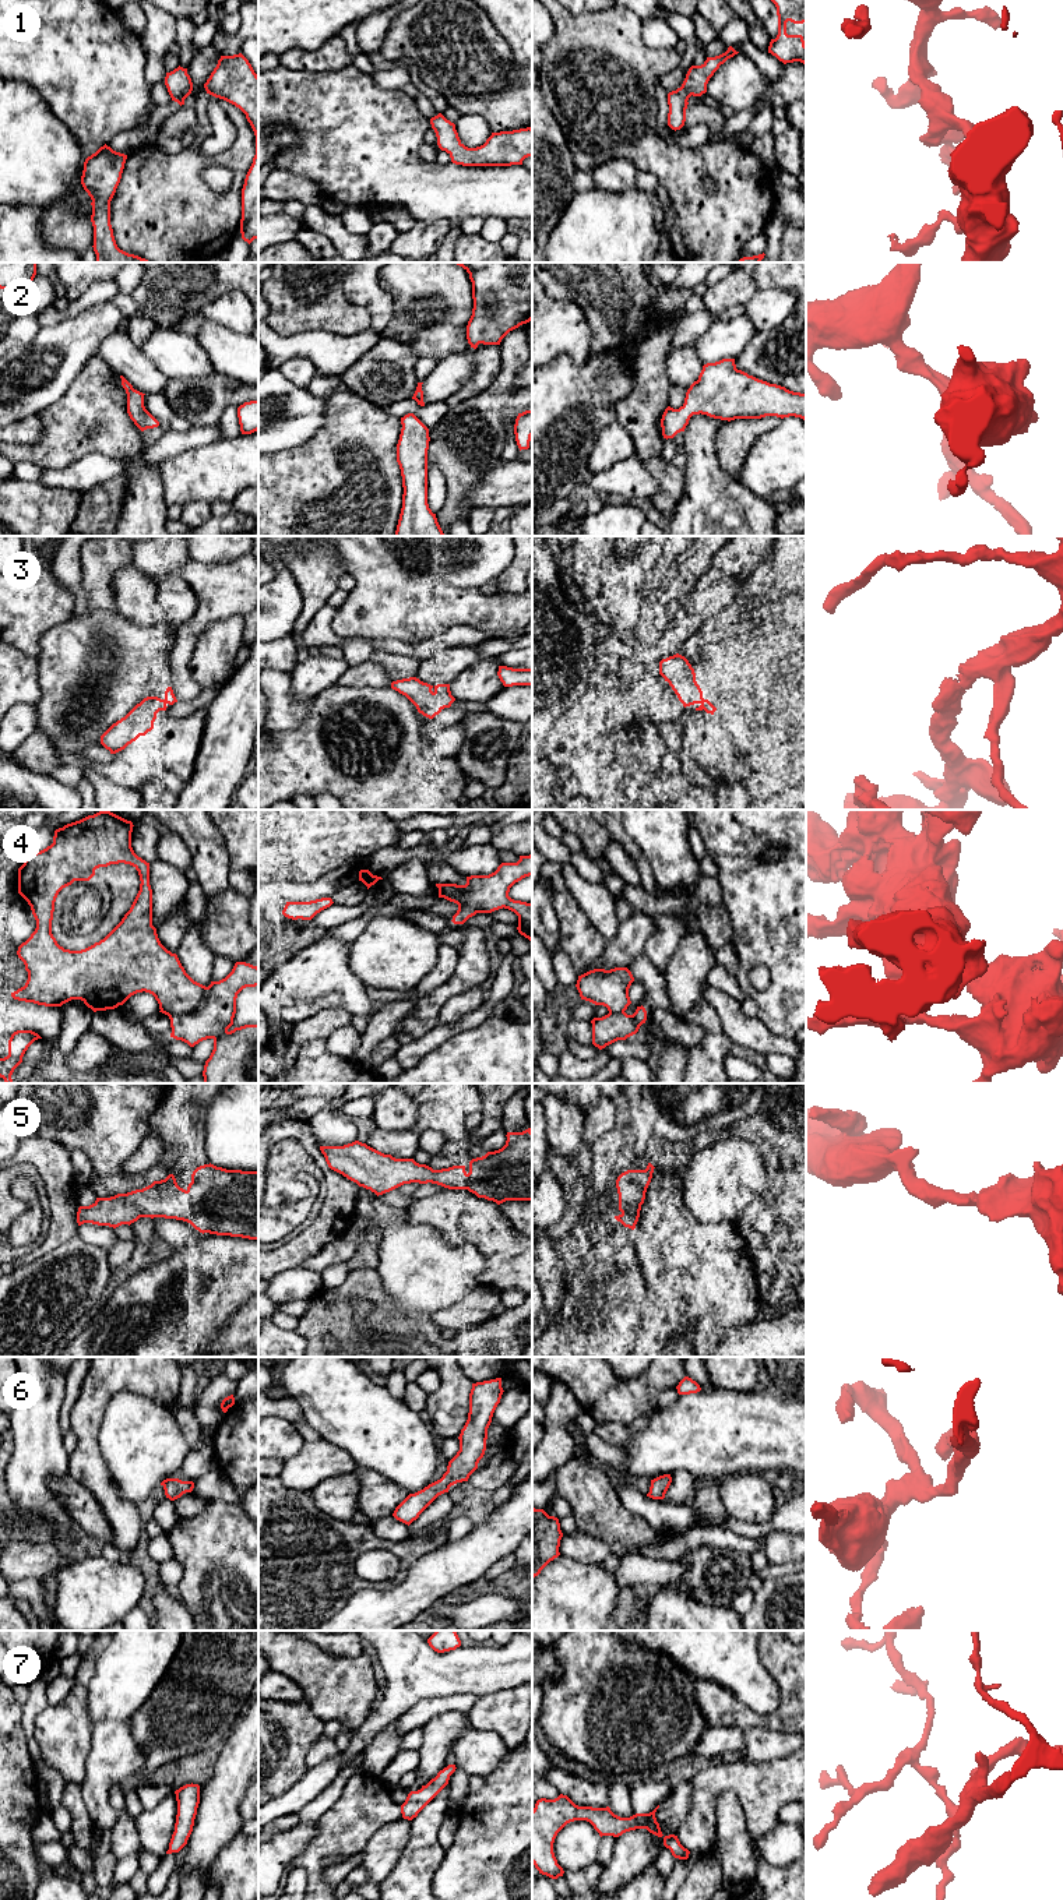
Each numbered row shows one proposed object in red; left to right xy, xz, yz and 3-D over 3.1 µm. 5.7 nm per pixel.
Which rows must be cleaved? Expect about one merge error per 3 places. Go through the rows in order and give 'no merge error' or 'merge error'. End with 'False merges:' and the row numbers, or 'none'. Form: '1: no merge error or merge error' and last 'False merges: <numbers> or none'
1: no merge error
2: no merge error
3: no merge error
4: merge error
5: no merge error
6: no merge error
7: no merge error
False merges: 4

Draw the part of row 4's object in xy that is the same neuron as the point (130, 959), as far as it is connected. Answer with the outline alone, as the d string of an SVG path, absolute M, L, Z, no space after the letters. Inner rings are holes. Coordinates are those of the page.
M99 811L54 831L53 843L32 853L18 868L18 893L31 906L36 928L18 947L28 980L11 993L18 1001L45 1007L61 1007L81 1000L94 1012L115 1009L137 993L149 993L159 1004L159 1012L172 1016L194 1011L205 998L207 987L194 981L182 966L176 953L159 941L152 926L152 889L149 863L138 857L131 847L133 822L110 811ZM130 864L140 875L140 891L122 921L99 942L70 951L60 947L52 934L54 902L59 892L74 881L89 881L99 867Z

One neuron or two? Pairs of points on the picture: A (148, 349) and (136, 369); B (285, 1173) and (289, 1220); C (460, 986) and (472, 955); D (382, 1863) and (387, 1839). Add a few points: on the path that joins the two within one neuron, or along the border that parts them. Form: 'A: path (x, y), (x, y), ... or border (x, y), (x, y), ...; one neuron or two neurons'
A: border (138, 348), (168, 379); two neurons
B: border (312, 1177), (296, 1177), (302, 1198), (273, 1206); two neurons
C: path (464, 979), (472, 969), (472, 962); one neuron
D: path (382, 1857), (386, 1844); one neuron

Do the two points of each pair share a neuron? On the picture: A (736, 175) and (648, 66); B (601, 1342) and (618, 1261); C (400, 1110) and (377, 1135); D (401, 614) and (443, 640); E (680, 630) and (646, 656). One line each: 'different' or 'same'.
A: same
B: same
C: different
D: different
E: same

